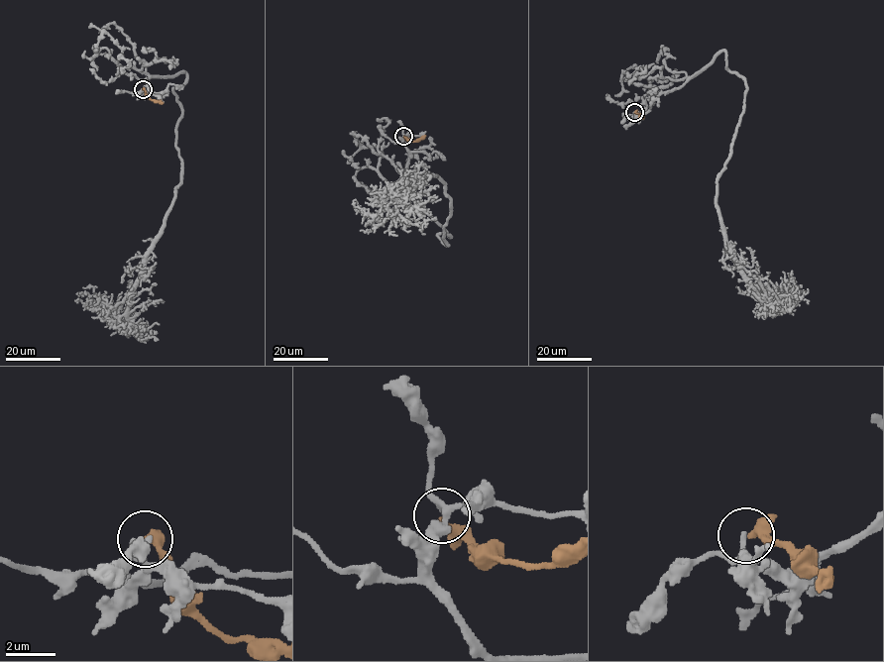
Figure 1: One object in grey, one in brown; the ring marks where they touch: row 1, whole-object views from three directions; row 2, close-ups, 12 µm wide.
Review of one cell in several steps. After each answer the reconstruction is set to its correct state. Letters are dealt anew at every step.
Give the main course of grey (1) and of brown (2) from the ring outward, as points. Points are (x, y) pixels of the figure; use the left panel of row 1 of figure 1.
1: (142, 89), (152, 76), (186, 73), (173, 90), (181, 182), (118, 326), (147, 321)
2: (142, 89), (152, 100), (163, 103)

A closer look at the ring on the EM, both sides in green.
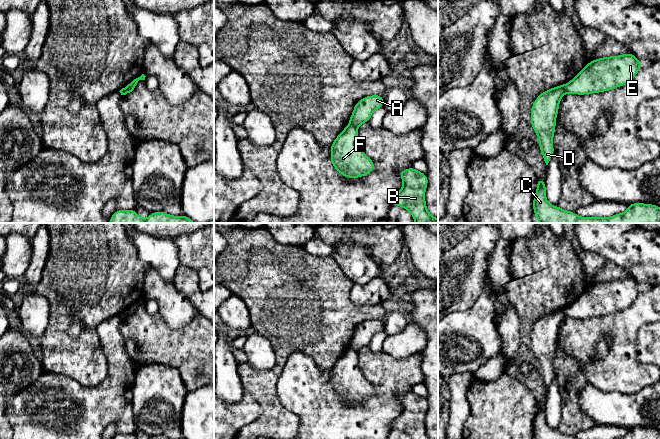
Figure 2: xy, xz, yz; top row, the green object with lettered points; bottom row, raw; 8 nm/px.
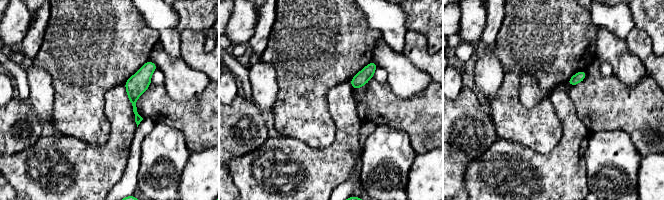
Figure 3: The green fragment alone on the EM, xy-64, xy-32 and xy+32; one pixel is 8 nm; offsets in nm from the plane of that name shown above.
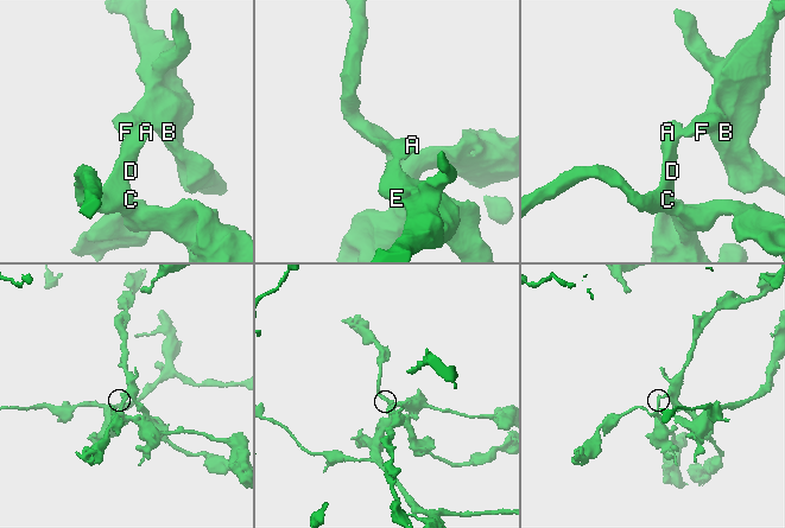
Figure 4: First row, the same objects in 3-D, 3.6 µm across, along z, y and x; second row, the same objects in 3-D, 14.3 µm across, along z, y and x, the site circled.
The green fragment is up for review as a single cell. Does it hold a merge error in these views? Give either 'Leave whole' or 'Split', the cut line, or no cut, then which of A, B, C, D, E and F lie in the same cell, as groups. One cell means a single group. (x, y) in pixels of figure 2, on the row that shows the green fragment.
Split. Split along xz (349, 123), (356, 128). Groups: A C D / B E F

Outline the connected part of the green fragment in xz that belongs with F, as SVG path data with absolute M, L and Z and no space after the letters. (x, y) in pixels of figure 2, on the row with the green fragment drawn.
M348 125L330 147L331 163L346 178L360 178L375 170L374 162L358 143L358 130Z

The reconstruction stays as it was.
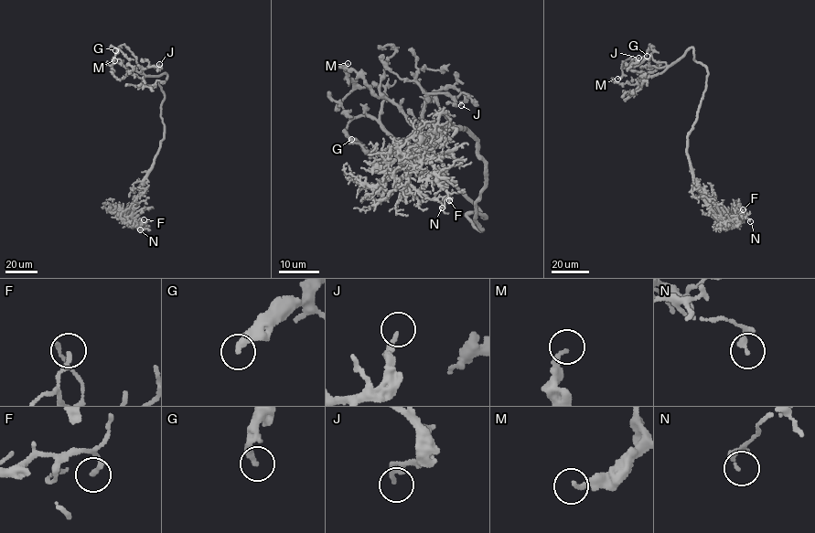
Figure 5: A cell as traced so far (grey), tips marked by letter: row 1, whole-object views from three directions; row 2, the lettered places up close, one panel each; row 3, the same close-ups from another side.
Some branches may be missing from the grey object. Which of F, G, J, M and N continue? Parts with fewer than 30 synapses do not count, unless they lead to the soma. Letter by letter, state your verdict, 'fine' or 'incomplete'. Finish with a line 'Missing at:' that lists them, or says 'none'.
F: fine
G: fine
J: fine
M: fine
N: fine
Missing at: none

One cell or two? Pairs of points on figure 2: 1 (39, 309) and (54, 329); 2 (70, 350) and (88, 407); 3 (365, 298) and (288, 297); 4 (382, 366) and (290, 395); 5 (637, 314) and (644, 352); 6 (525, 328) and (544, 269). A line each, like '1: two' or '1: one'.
1: two
2: two
3: two
4: one
5: two
6: one

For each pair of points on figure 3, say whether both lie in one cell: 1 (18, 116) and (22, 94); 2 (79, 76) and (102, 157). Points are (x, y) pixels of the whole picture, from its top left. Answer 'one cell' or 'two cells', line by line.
1: two cells
2: two cells

